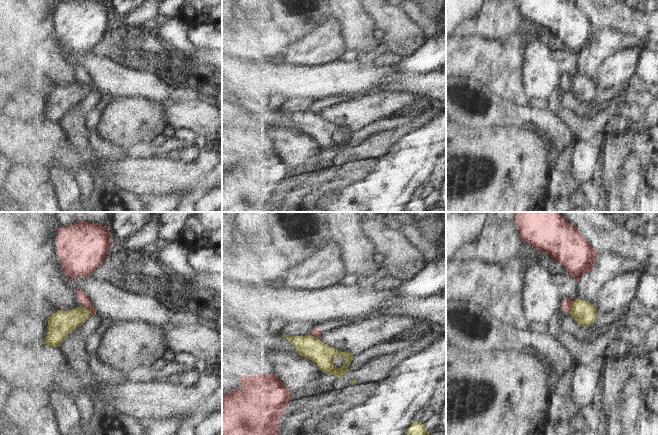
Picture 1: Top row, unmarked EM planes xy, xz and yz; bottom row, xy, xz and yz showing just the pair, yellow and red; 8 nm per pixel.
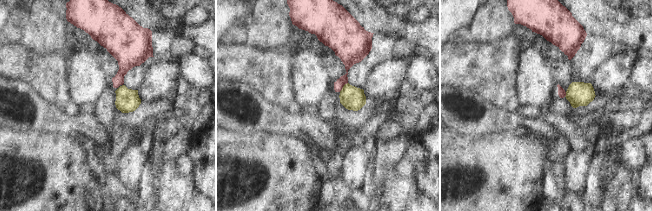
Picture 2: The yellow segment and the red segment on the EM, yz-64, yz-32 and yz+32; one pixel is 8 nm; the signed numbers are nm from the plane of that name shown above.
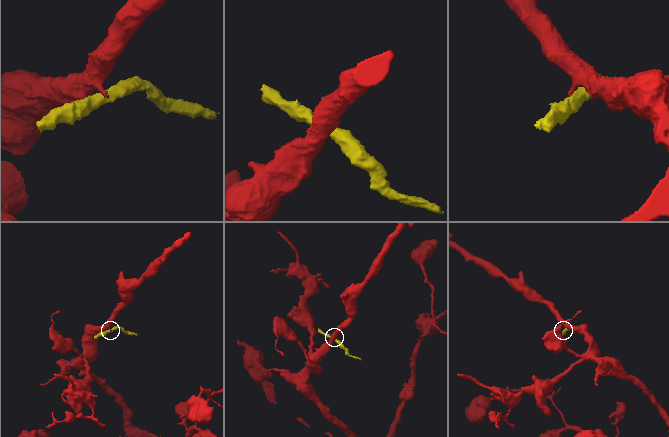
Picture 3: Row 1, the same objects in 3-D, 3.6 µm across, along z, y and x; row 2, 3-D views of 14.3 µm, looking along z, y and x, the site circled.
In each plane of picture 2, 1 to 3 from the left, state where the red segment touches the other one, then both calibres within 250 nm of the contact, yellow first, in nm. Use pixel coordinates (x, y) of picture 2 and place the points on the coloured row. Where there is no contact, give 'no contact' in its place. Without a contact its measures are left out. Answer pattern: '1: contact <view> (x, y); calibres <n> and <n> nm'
1: no contact
2: contact yz-32 (343, 87); calibres 190 and 140 nm
3: contact yz+32 (566, 94); calibres 190 and 60 nm

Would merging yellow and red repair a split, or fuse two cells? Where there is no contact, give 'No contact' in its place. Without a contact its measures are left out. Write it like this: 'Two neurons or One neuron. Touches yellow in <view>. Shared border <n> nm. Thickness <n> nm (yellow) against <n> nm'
Two neurons. Touches yellow in yz. Shared border 130 nm. Thickness 190 nm (yellow) against 90 nm

